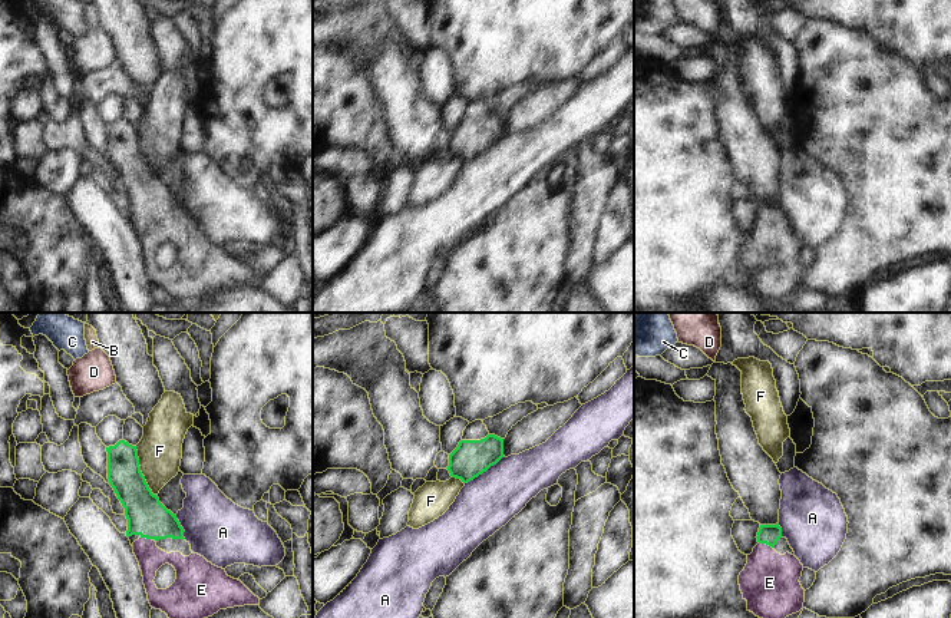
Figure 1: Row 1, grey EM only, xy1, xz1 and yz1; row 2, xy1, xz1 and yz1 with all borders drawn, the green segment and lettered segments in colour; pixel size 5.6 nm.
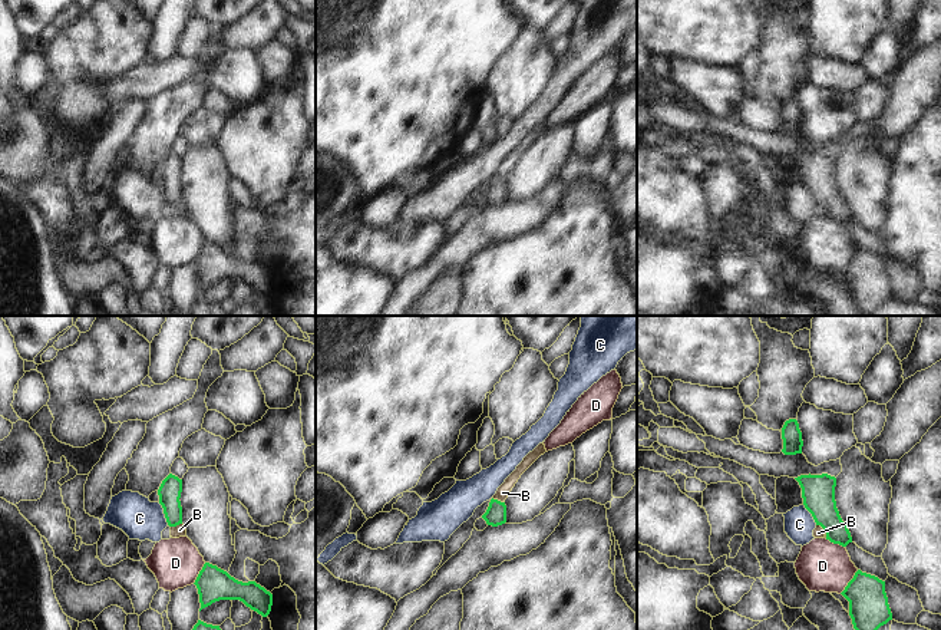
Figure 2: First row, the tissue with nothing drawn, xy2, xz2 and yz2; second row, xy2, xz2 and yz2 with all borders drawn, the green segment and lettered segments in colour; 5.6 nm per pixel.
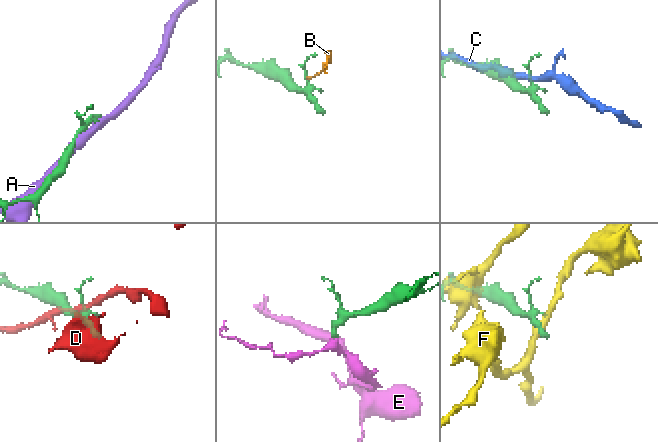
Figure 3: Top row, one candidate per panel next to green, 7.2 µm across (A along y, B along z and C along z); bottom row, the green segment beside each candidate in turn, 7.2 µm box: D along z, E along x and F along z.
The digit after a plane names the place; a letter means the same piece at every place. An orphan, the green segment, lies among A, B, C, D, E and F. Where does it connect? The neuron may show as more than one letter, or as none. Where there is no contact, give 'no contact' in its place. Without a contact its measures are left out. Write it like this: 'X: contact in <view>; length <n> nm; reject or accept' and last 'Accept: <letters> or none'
A: contact in xz1; length 280 nm; reject
B: contact in xz2; length 80 nm; reject
C: contact in xy2; length 140 nm; reject
D: contact in yz2; length 170 nm; reject
E: contact in yz1; length 90 nm; accept
F: contact in xy1; length 320 nm; reject
Accept: E

